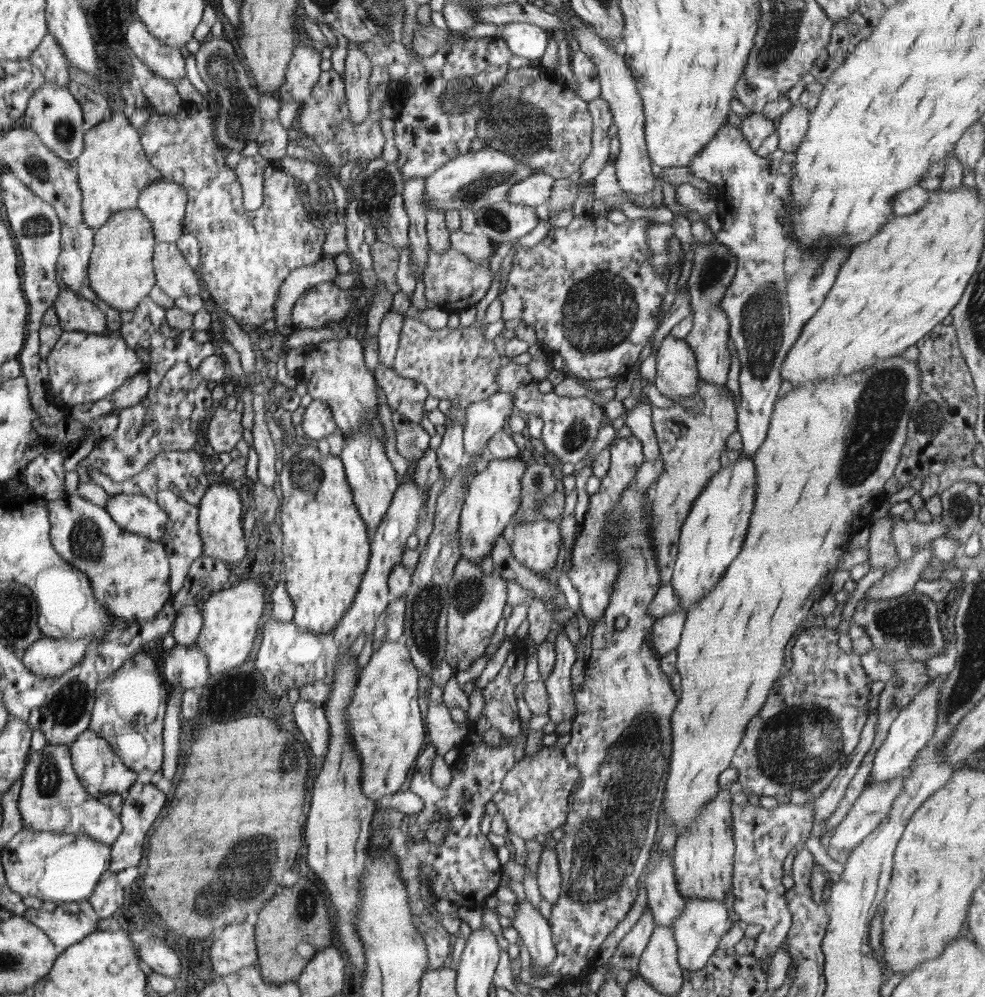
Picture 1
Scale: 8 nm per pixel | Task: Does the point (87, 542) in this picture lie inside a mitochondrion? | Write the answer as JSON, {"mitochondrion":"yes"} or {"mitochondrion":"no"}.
{"mitochondrion":"yes"}

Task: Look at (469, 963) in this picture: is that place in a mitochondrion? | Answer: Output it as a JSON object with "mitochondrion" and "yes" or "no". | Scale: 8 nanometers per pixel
{"mitochondrion":"no"}

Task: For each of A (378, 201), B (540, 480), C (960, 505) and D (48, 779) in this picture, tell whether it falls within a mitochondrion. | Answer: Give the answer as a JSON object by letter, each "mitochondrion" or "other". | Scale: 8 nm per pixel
{"A":"mitochondrion","B":"mitochondrion","C":"mitochondrion","D":"mitochondrion"}

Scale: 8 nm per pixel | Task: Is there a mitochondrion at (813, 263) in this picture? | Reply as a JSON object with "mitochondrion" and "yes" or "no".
{"mitochondrion":"yes"}

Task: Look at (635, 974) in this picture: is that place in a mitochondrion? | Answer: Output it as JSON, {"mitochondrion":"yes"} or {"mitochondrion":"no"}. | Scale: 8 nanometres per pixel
{"mitochondrion":"no"}

